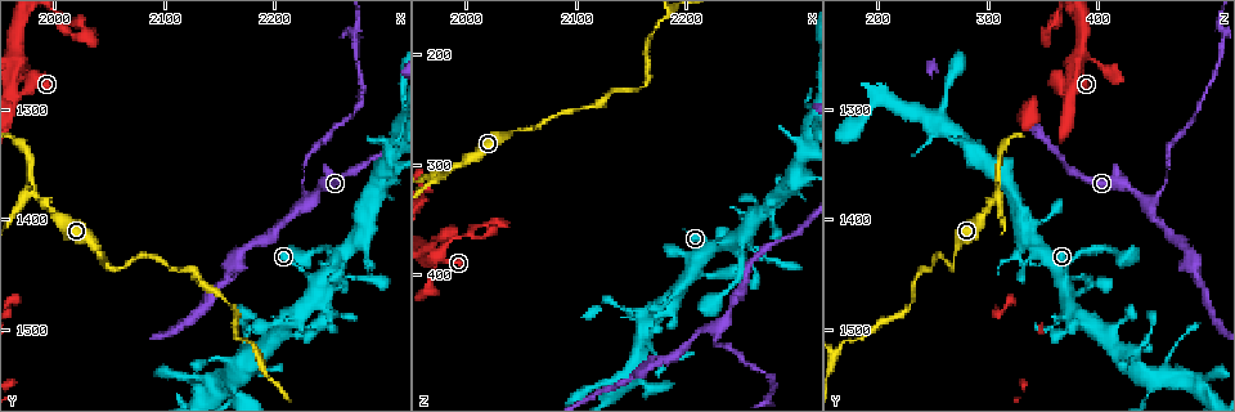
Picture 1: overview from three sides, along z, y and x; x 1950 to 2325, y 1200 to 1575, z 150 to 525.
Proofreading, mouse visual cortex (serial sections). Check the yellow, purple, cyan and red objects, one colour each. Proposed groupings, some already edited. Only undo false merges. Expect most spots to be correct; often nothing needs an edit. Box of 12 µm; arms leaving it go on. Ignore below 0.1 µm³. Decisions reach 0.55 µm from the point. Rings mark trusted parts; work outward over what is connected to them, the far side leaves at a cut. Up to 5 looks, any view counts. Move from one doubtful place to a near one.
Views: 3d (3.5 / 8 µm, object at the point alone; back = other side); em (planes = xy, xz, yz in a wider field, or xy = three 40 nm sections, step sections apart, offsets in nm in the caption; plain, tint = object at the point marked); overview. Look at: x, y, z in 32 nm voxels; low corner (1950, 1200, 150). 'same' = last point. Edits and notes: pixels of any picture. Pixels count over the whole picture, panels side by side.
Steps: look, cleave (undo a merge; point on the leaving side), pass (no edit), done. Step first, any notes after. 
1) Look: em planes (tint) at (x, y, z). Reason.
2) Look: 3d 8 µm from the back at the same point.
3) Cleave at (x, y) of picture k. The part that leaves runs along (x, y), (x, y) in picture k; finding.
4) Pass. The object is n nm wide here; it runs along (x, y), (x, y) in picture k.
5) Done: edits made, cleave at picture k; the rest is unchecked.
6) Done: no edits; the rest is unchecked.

Look: 3d 8 µm at (2224, 1358, 462). A narrow waist.

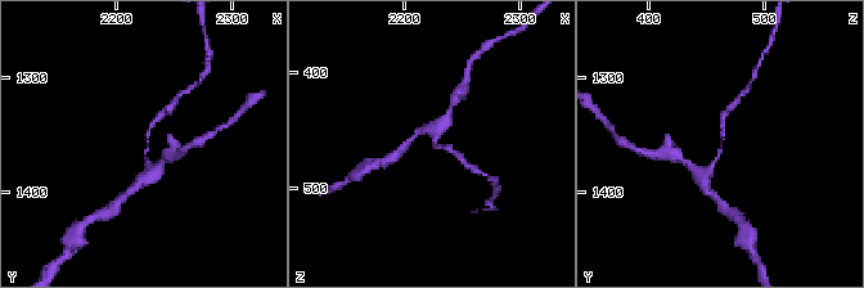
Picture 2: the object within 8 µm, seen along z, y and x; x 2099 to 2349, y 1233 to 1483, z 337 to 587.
Look: em planes (tint) at (2224, 1356, 462). The arms are 150, 200 nm wide.

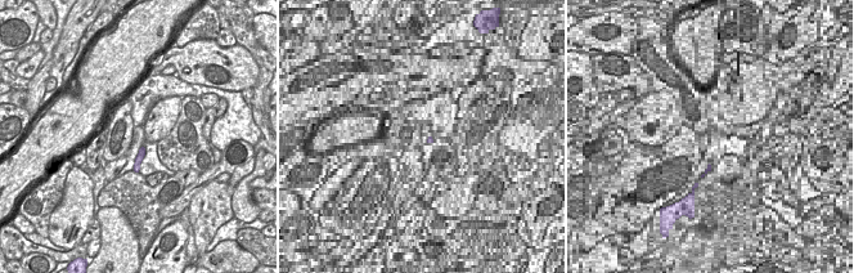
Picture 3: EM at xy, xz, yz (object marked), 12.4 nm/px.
Pass. It runs along (152, 171), (147, 136), (153, 121), (166, 113) in picture 2; one cell here.

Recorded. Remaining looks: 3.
Look: 3d 3.5 µm from the back at (1980, 1376, 306). Sharp bend.

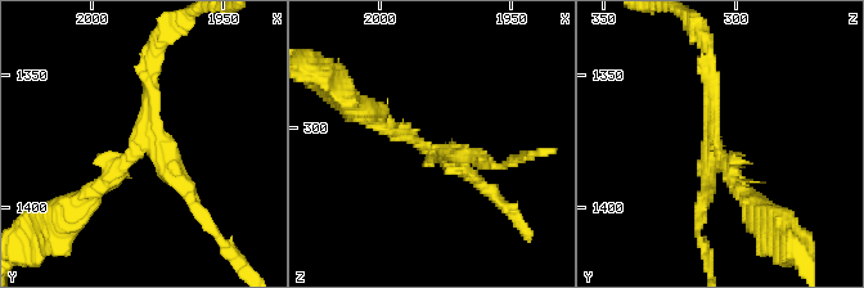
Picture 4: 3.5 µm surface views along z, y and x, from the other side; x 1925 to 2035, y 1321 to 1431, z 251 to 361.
Cleave at (460, 153) of picture 4. The arms are 200, 200, 250 nm wide; the part that leaves runs along (437, 149), (508, 162) in picture 4; two cells meet here.

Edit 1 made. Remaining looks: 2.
Done: edits made, cleave at picture 4; the rest is unchecked.

